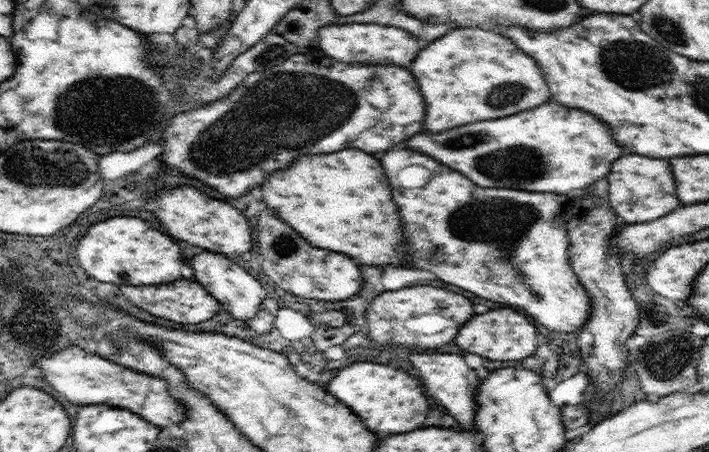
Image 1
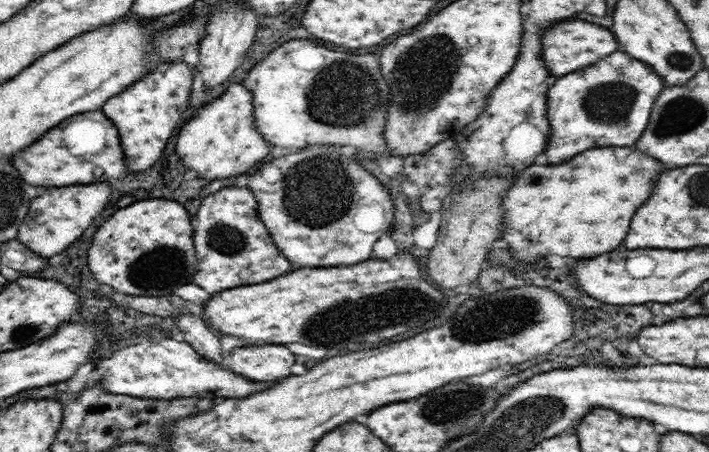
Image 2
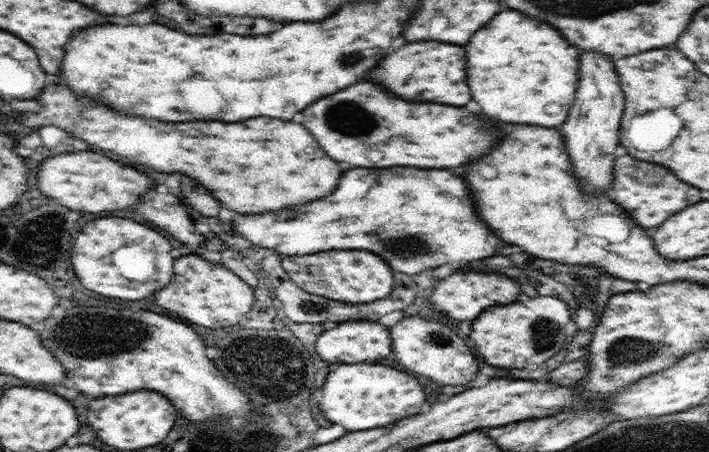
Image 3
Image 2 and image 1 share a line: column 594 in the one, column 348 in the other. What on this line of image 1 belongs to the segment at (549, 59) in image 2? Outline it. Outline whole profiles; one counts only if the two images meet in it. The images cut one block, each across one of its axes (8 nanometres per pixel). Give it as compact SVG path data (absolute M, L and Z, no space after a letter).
M329 24L318 31L314 49L334 60L347 63L400 64L404 68L412 66L416 54L420 52L420 42L408 34L404 28L378 26L378 24Z

